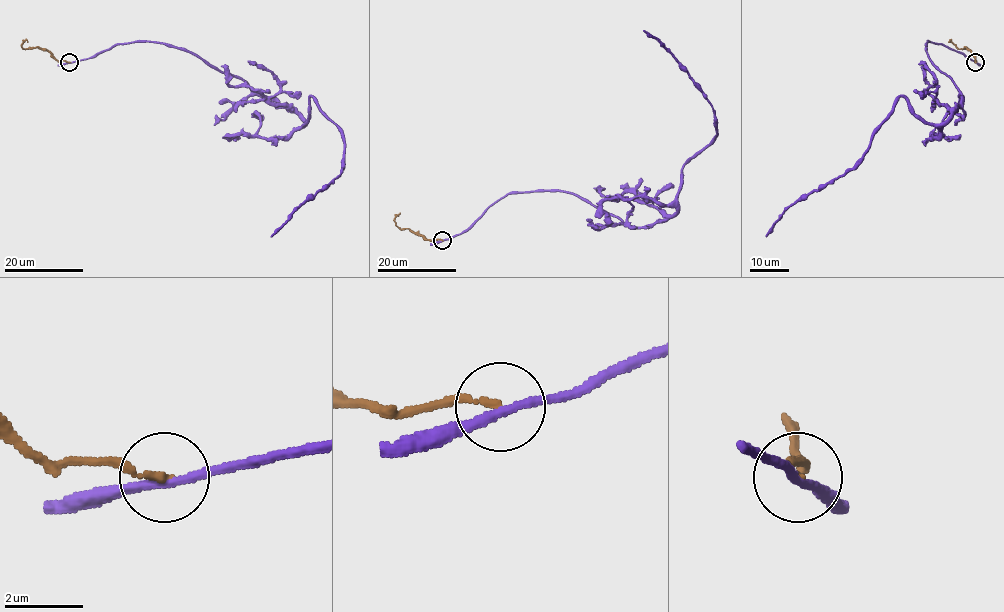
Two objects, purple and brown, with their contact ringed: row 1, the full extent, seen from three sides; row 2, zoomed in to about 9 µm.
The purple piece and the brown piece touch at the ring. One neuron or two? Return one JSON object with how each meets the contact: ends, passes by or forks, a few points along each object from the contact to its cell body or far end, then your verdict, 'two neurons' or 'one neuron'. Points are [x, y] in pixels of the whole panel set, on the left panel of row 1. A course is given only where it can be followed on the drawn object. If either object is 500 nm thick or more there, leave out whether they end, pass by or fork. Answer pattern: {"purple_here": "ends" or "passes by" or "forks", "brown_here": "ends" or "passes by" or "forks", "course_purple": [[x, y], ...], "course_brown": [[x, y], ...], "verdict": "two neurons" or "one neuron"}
{"purple_here": "passes by", "brown_here": "ends", "course_purple": [[70, 63], [117, 44], [167, 43], [241, 77], [305, 124], [312, 96], [342, 137], [344, 166], [270, 236]], "course_brown": [[70, 62], [58, 61], [37, 47], [23, 49], [21, 44], [27, 42]], "verdict": "two neurons"}

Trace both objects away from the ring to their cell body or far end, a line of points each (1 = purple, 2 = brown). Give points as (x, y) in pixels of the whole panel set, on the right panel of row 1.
1: (975, 63), (926, 43), (962, 95), (955, 111), (924, 123), (900, 96), (854, 166), (794, 201), (765, 236)
2: (975, 62), (975, 56), (965, 47), (958, 49), (950, 40), (949, 42)

